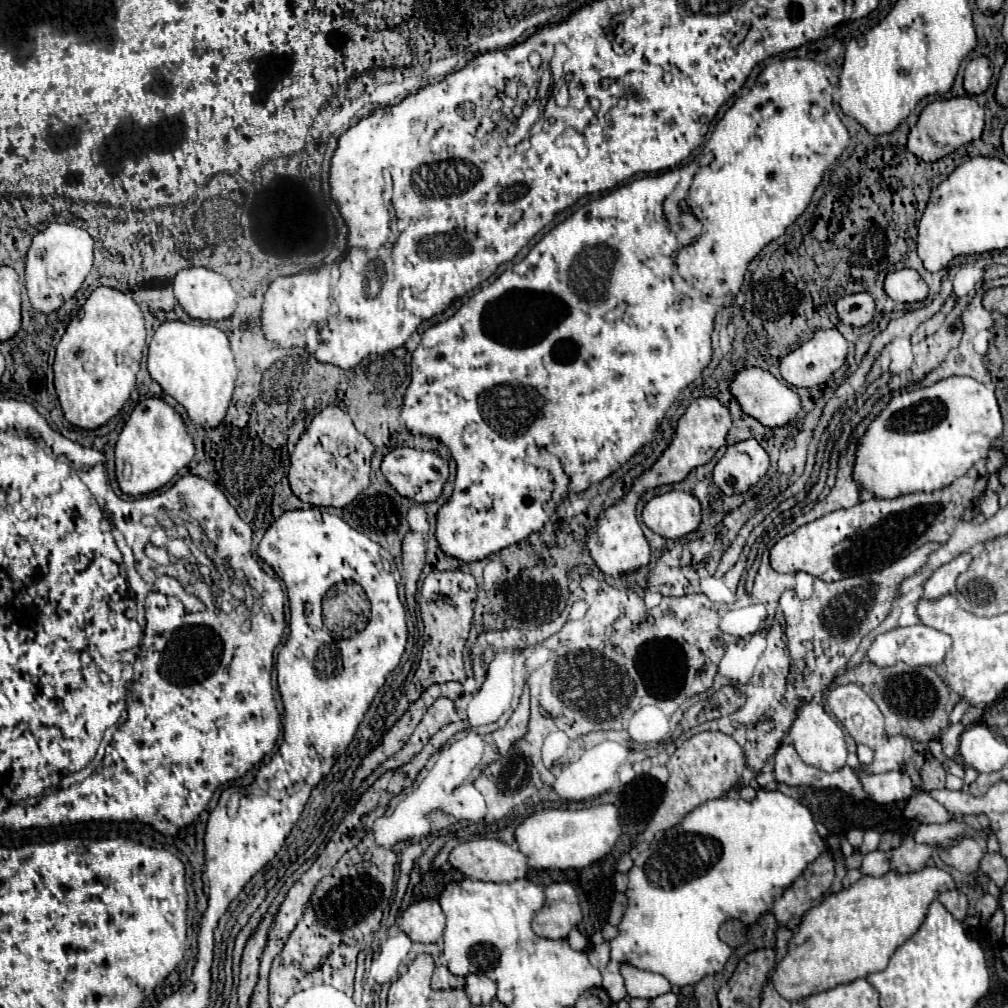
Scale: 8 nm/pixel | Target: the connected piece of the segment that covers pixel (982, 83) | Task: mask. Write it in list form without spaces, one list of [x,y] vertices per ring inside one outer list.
[[[988,57],[972,59],[964,71],[964,89],[968,95],[980,95],[988,89],[990,79],[992,79],[992,69]]]

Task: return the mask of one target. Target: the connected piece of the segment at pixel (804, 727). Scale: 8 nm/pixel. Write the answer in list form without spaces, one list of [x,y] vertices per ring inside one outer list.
[[[802,703],[800,709],[798,709],[798,715],[790,727],[790,737],[792,737],[792,745],[794,749],[798,751],[798,755],[802,757],[802,761],[806,765],[812,765],[816,769],[822,769],[822,771],[838,771],[846,765],[846,743],[844,743],[844,733],[842,729],[838,727],[838,723],[826,715],[824,707],[818,705],[818,703]]]

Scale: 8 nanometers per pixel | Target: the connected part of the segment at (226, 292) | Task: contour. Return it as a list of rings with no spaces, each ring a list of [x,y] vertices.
[[[204,267],[184,269],[184,271],[180,271],[174,277],[172,285],[174,285],[174,295],[176,295],[178,303],[182,305],[182,309],[192,319],[200,319],[200,321],[224,321],[224,319],[230,319],[234,315],[234,311],[236,311],[238,295],[230,287],[228,279],[222,277],[216,271],[210,271],[210,269],[204,269]]]

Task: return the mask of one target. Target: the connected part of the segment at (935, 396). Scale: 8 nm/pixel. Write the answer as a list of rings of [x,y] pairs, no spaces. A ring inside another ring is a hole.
[[[948,377],[930,387],[902,391],[890,401],[890,405],[870,423],[866,435],[862,437],[862,445],[856,453],[854,475],[866,489],[884,499],[916,491],[938,491],[966,475],[978,459],[984,459],[1000,435],[1002,415],[994,391],[972,377]]]

